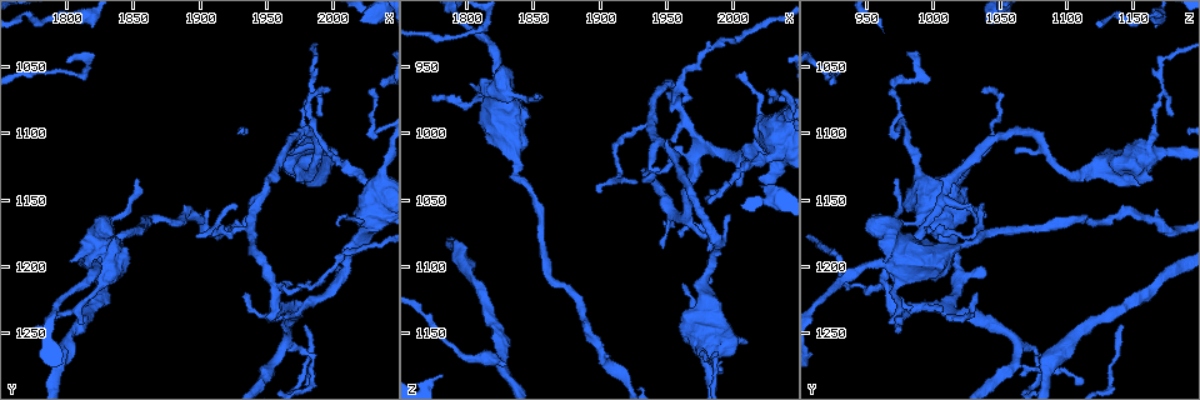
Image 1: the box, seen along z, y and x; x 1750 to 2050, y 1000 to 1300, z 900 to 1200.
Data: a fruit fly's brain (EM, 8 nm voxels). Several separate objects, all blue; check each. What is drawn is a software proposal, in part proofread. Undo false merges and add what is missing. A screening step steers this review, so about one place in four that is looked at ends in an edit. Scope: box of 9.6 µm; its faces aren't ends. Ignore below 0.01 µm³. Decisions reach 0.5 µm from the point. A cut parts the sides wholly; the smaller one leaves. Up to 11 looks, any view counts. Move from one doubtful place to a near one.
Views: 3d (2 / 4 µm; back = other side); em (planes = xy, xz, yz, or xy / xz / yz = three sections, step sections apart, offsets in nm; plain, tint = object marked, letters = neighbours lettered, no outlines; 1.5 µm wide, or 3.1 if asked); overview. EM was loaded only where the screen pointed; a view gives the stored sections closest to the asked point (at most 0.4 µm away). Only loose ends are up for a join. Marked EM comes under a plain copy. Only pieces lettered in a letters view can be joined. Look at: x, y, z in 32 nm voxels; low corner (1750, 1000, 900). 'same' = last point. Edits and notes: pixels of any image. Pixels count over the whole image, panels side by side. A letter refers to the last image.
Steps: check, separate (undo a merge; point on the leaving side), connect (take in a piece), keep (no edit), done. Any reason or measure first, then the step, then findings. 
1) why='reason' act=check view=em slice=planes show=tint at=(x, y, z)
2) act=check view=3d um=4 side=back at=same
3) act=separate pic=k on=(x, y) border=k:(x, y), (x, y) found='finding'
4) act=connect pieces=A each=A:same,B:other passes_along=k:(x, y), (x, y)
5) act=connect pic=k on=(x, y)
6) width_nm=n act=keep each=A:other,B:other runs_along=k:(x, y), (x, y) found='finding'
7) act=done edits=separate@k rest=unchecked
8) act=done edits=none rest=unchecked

why='free end' act=check view=em slice=planes show=letters at=(1932, 1222, 1034)

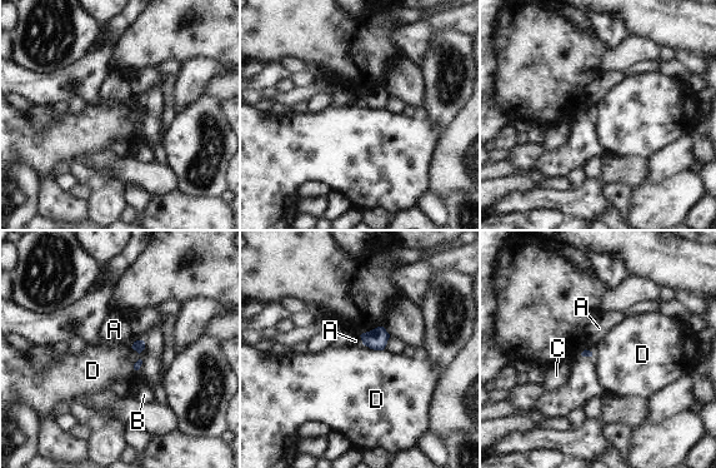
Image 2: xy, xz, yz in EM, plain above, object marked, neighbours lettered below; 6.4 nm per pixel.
act=keep each=A:other,B:other,C:other,D:other border=2:(130, 347), (139, 353), (144, 349) found='no lettered piece goes on from it'

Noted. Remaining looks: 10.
why='sharp bend' act=check view=3d um=2 at=(1954, 1214, 964)

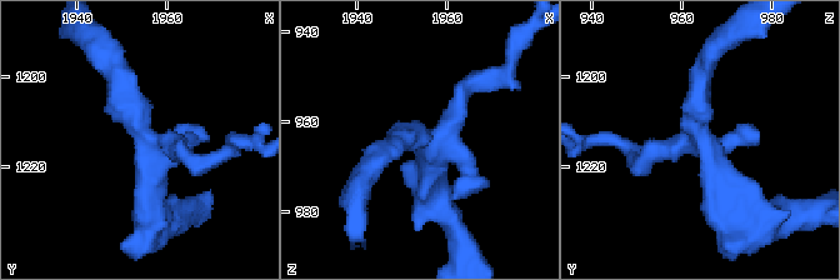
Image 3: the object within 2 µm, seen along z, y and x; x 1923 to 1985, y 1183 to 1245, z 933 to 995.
arms=3 why='need the tissue' act=check view=em slice=planes show=letters at=(1956, 1215, 965)

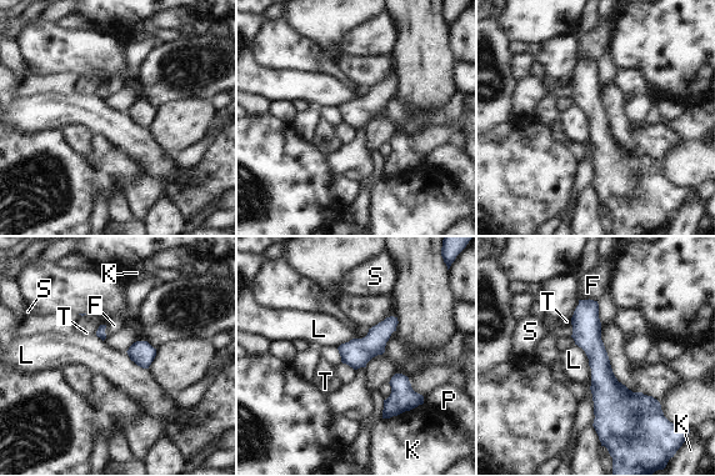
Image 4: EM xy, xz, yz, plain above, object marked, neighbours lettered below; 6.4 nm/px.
act=keep each=F:other,K:other,L:other,P:other,S:other,T:other border=4:(575, 344), (588, 359), (590, 386) found='all the same neuron'

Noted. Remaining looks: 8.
why='thin end' act=check view=em slice=xz step=8 show=tint at=(1900, 1176, 1044)

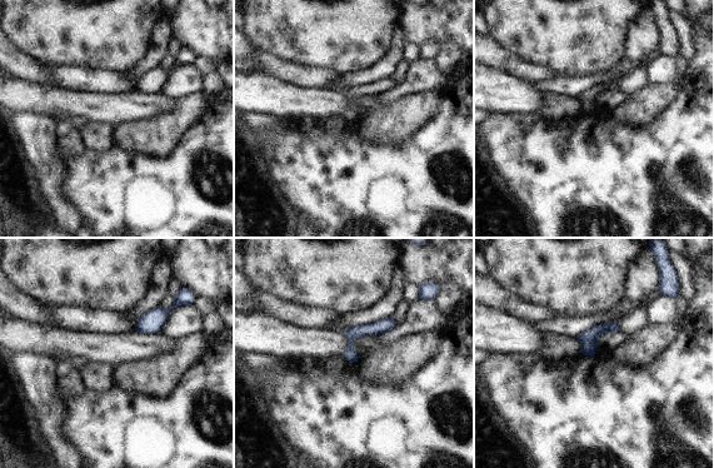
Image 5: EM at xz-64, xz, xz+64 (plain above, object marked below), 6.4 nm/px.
why='cut it another way' act=check view=em slice=yz step=8 show=letters at=same

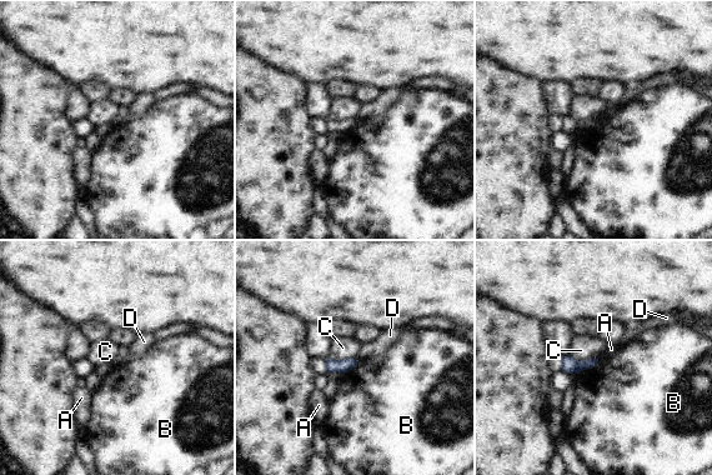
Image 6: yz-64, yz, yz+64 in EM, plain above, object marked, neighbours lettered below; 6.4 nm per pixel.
longest_contact=C:190nm act=keep each=A:other,B:other,C:other,D:other border=6:(598, 359), (593, 366), (576, 374) found='no lettered piece goes on from it'

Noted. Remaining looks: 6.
why='abrupt turn' act=check view=em slice=planes show=tint at=(1982, 1080, 1050)

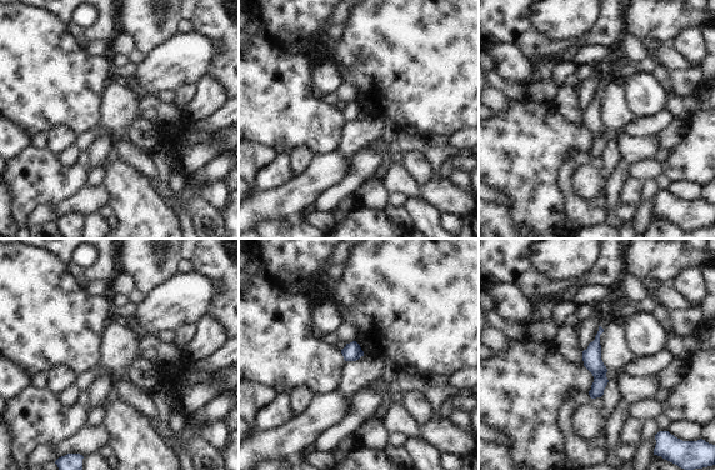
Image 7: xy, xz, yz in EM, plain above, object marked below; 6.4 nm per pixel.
why='see the neighbours' act=check view=em slice=planes show=letters at=same

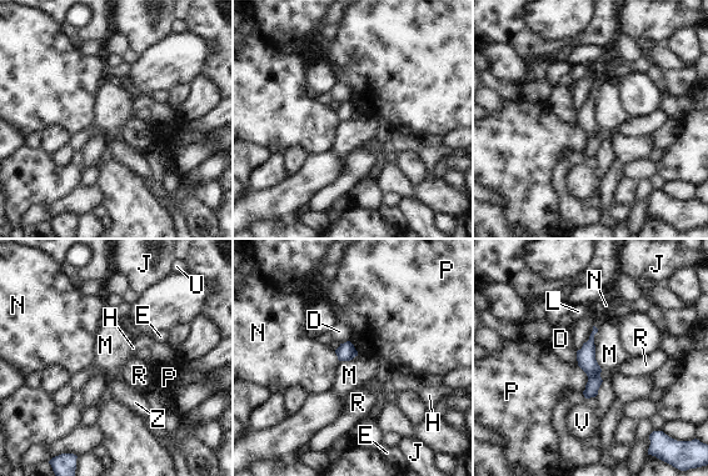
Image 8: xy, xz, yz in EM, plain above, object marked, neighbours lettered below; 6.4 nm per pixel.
longest_contact=M:220nm act=keep each=D:other,E:other,H:other,J:other,L:other,M:other,N:other,P:other,R:other,U:other,V:other,Z:other border=8:(593, 339), (594, 359), (602, 370) found='one neuron here'

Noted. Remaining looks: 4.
why='stops while still wide' act=check view=em slice=planes show=letters at=(2018, 1160, 1034)

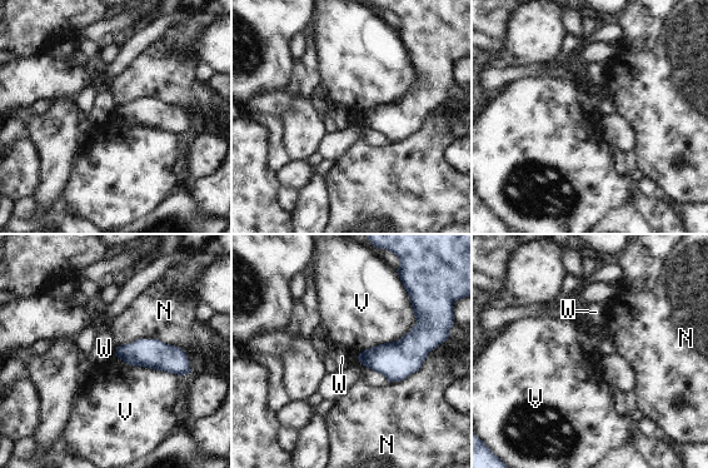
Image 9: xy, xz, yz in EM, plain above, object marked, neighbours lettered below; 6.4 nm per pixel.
act=keep each=N:other,V:other,W:other border=9:(403, 284), (415, 324), (355, 357) found='no lettered piece goes on from it'

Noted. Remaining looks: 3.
act=done edits=none rest=unchecked

